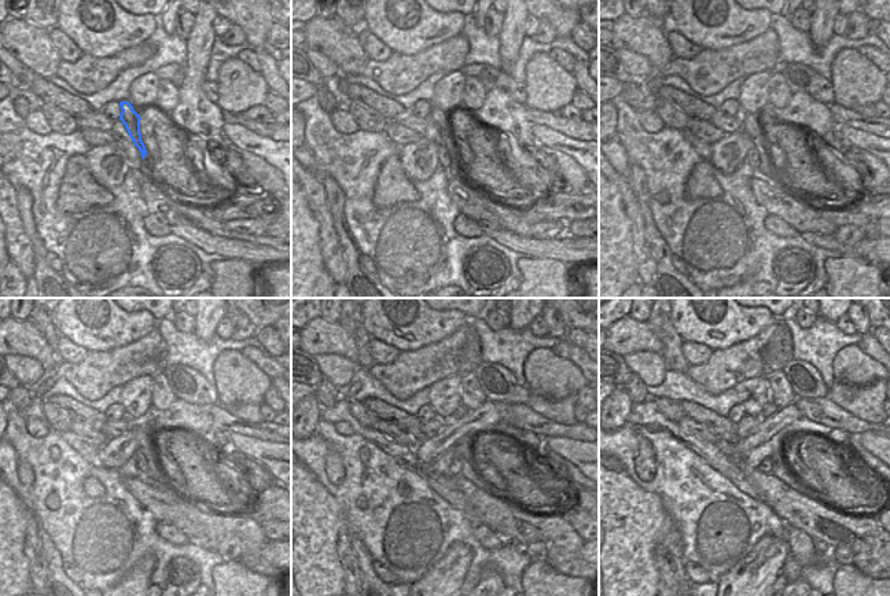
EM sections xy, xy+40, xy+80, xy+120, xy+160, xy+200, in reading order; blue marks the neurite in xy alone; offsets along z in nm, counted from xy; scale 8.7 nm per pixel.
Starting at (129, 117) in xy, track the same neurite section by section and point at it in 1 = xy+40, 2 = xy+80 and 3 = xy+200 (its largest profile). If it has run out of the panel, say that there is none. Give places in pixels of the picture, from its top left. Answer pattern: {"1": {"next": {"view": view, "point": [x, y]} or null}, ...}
{"1": {"next": {"view": "xy+40", "point": [444, 125]}}, "2": {"next": {"view": "xy+80", "point": [749, 125]}}, "3": {"next": {"view": "xy+200", "point": [780, 470]}}}

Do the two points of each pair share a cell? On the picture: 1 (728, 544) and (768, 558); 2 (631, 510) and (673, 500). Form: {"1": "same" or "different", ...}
{"1": "different", "2": "different"}

